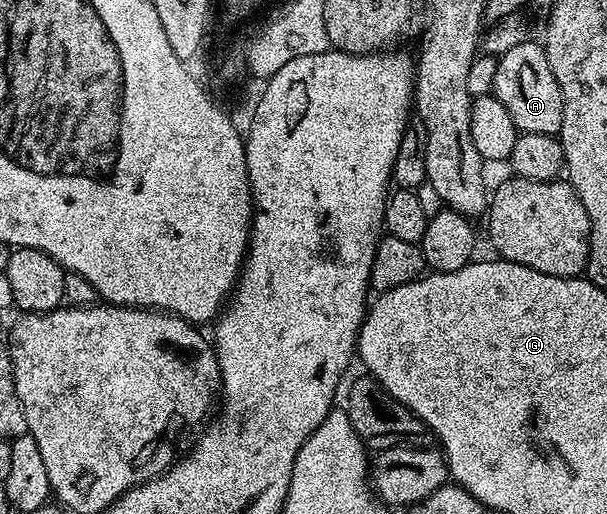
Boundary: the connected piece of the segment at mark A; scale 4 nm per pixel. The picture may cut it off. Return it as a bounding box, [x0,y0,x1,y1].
[493,38,561,136]

